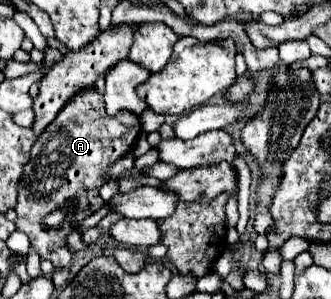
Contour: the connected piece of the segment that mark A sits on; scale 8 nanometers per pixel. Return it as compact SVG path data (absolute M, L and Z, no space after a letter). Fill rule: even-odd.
M82 91L78 93L72 101L68 101L68 105L58 113L58 117L46 127L46 131L38 137L38 141L34 143L32 147L32 157L30 161L26 163L24 167L24 175L20 179L20 193L18 193L18 205L16 205L16 213L18 213L18 219L16 219L16 227L20 231L24 231L28 237L30 237L30 243L32 247L36 247L36 251L40 253L42 259L50 259L54 263L56 269L60 267L68 267L70 265L70 259L72 259L72 253L68 251L64 239L68 233L72 233L72 225L80 219L86 219L90 217L94 211L98 211L102 207L102 197L98 195L98 187L104 185L102 181L102 175L104 171L120 157L124 157L132 147L134 147L134 141L138 139L140 135L140 119L134 115L134 113L128 113L128 111L122 111L118 113L116 117L108 117L106 111L104 111L104 99L98 91ZM64 163L66 165L66 171L62 173L60 179L56 179L56 167ZM56 209L62 209L66 213L64 217L64 223L58 225L58 227L46 227L42 223L42 219L56 211Z

